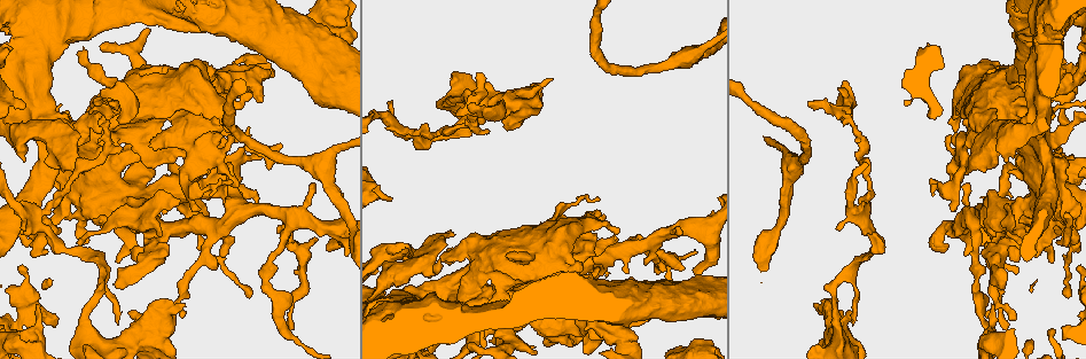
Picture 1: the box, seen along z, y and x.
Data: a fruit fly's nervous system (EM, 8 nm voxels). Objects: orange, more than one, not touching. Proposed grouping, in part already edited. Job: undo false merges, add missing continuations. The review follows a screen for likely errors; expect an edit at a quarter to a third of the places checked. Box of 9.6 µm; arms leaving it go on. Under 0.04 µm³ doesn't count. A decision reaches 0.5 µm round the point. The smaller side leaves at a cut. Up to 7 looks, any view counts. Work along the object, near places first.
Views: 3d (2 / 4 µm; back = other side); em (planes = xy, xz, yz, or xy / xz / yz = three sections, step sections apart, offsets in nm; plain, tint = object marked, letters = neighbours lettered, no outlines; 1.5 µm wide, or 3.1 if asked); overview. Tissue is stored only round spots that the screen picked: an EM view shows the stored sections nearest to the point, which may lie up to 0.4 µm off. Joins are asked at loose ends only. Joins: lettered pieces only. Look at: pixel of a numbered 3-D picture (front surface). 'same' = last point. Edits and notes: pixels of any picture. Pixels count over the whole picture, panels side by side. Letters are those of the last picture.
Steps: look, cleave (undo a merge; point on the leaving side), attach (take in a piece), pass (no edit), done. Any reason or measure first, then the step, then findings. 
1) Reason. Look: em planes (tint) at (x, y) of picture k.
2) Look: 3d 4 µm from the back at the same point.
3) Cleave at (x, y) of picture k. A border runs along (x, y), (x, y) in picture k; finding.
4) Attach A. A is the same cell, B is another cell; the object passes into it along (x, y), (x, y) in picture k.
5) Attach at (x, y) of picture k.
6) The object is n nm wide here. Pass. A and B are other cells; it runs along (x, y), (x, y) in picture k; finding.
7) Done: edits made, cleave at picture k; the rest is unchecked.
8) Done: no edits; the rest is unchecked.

Free end. Look: 3d 4 µm from the back at (84, 49) of picture 1.

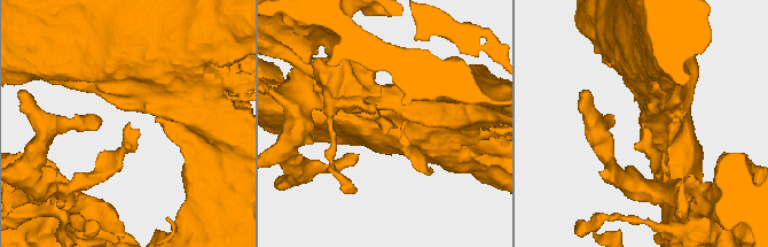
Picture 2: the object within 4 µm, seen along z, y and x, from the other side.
Need the tissue. Look: em planes (letters) at (386, 125) of picture 2.

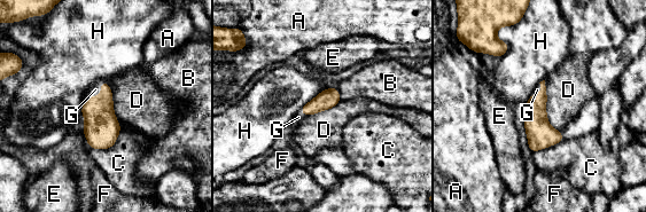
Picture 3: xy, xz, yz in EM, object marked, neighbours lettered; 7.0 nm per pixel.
The object is 140 nm wide here. Attach G. G is the same cell, A, B, C, D, E, F and H are other cells; the object passes into it along (101, 130), (100, 95), (95, 89) in picture 3; the cell continues.

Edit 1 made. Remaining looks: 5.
See it whole again. Look: overview.

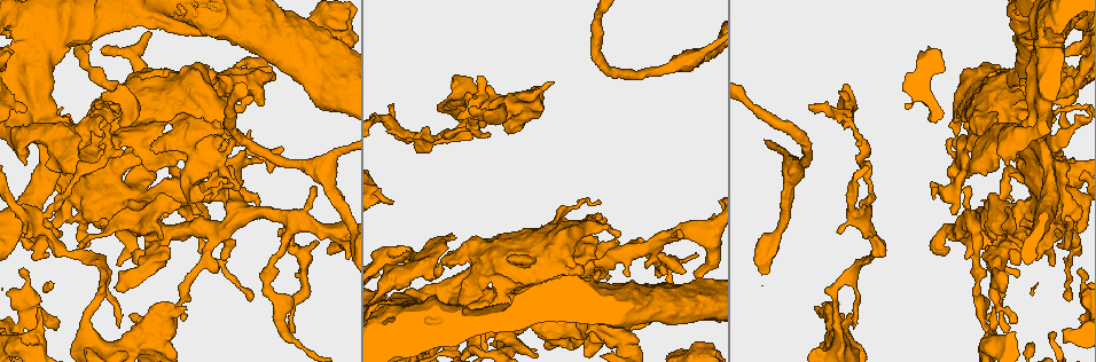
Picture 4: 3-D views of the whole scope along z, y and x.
An open end. Look: em planes (letters) at (25, 111) of picture 4.

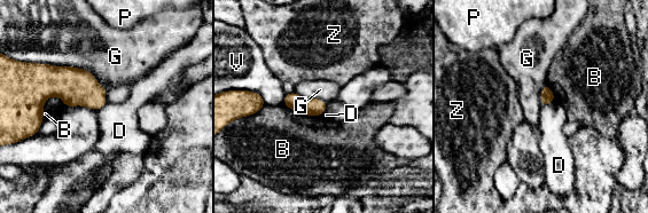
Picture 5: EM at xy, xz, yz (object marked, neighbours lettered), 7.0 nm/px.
Pass. B, D, G, P, V and Z are other cells; a border runs along (555, 100), (541, 107) in picture 5; none of them fits.

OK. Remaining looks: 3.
Thick end. Look: 3d 2 µm at (629, 276) of picture 4.

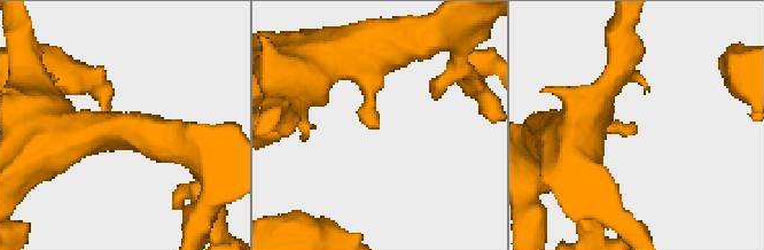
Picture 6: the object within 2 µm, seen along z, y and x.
Look: em planes (letters) at (378, 127) of picture 6.

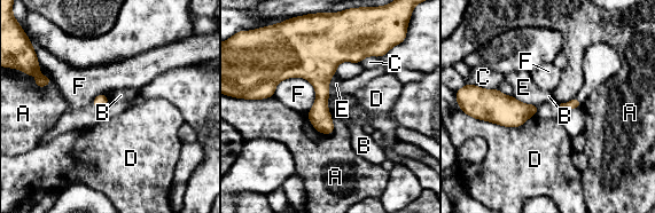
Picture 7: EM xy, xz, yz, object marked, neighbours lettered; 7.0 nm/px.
Pass. A, B, C, D, E and F are other cells; a border runs along (51, 77), (48, 84), (37, 87) in picture 7; none of them fits.

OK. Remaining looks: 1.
Done: edits made, attach at picture 3; the rest is unchecked.

